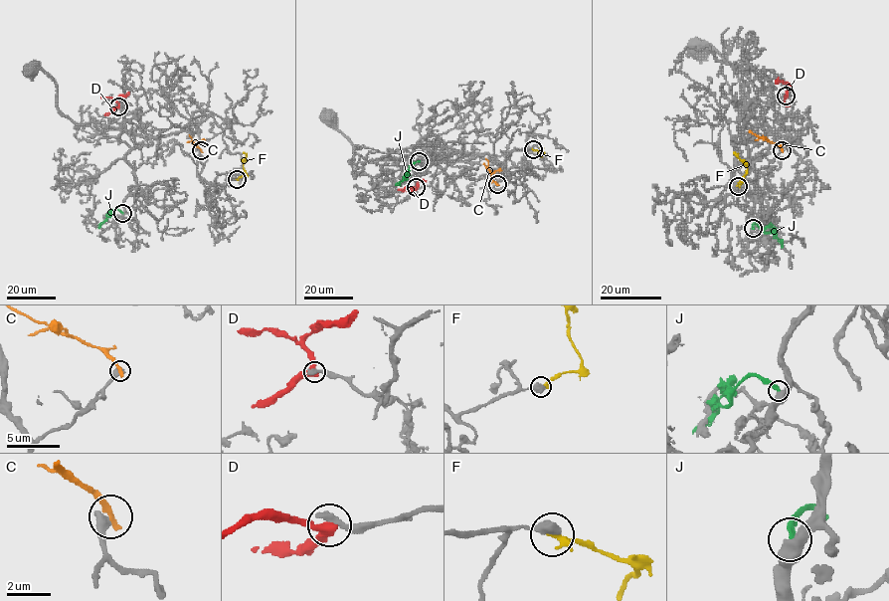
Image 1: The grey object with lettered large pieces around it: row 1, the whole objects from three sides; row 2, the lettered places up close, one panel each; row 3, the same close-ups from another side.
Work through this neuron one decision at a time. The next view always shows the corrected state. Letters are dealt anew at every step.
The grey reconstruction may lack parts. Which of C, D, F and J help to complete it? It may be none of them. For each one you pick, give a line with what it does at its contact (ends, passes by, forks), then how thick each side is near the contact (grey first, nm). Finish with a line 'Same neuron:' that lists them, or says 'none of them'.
F: it ends; calibres 550 and 340 nm
Same neuron: F

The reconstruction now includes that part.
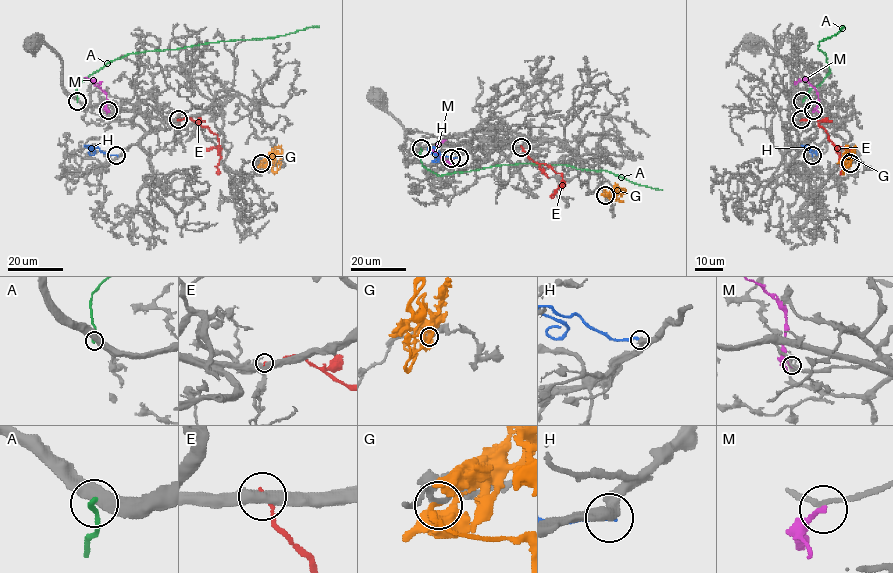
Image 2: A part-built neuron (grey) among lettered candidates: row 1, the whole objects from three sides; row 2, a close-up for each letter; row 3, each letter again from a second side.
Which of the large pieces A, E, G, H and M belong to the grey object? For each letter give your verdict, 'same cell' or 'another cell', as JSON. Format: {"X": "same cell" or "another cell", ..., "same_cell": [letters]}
{"A": "another cell", "E": "another cell", "G": "another cell", "H": "another cell", "M": "another cell", "same_cell": []}

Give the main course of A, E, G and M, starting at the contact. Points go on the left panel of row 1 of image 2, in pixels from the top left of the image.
A: (77, 101), (76, 89), (86, 77), (128, 54), (262, 39), (319, 26)
E: (178, 119), (190, 118), (218, 136), (218, 175)
G: (261, 163), (275, 172), (279, 168), (279, 161)
M: (108, 111), (106, 95), (90, 79), (102, 81)

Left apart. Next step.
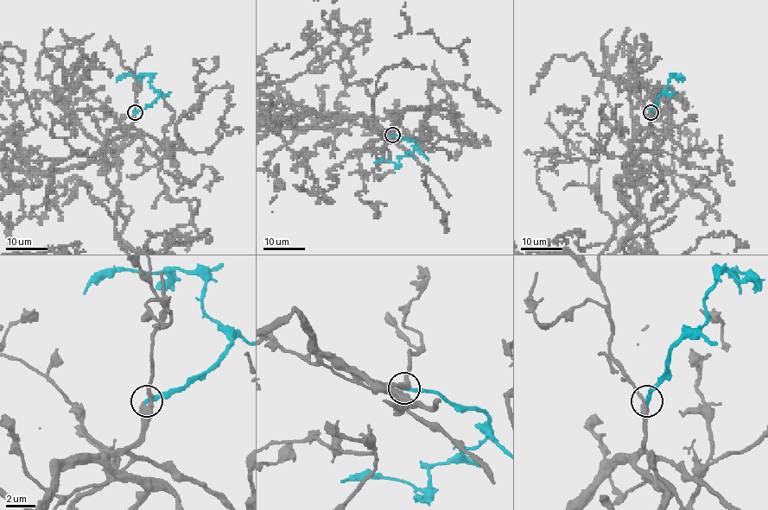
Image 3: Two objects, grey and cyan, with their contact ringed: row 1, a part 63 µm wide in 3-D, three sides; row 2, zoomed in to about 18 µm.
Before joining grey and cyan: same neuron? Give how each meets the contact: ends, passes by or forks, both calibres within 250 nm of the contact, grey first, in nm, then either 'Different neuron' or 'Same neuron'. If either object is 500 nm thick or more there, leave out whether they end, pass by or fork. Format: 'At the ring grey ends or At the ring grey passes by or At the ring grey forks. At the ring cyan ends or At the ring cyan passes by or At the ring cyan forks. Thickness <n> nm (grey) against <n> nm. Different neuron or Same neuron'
At the ring grey passes by. At the ring cyan ends. Thickness 320 nm (grey) against 260 nm. Same neuron

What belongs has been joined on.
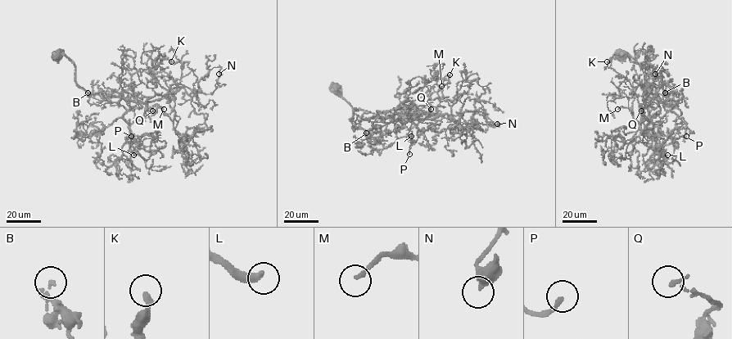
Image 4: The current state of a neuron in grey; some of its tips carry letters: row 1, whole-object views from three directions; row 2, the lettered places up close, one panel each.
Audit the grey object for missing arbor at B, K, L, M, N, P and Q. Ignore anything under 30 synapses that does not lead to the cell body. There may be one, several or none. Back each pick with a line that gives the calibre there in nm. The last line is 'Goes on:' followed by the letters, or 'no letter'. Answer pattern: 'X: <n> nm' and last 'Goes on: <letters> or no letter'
L: 320 nm
M: 200 nm
P: 200 nm
Goes on: L, M, P

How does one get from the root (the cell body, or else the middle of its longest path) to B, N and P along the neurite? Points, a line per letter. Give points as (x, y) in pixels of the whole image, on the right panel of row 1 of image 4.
B: (620, 55), (639, 65), (651, 91), (646, 96), (651, 103), (640, 108), (645, 93), (670, 104), (665, 92)
N: (620, 55), (629, 55), (640, 66), (651, 102), (645, 90), (652, 84), (657, 95), (657, 66), (655, 74)
P: (620, 55), (639, 65), (651, 91), (646, 96), (651, 103), (640, 113), (652, 139), (662, 146), (686, 136)

